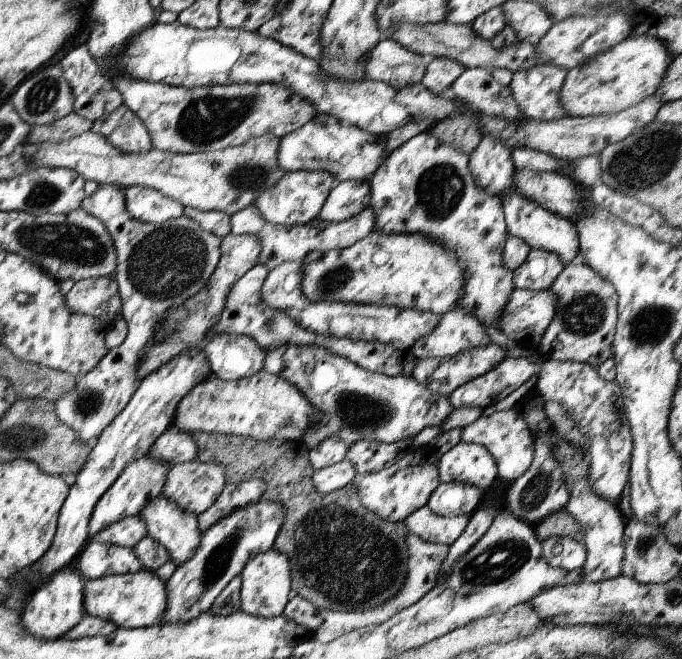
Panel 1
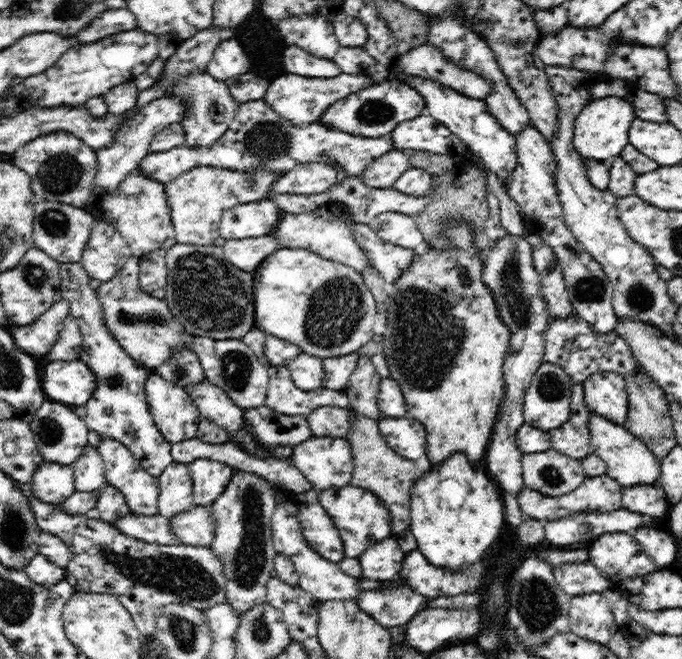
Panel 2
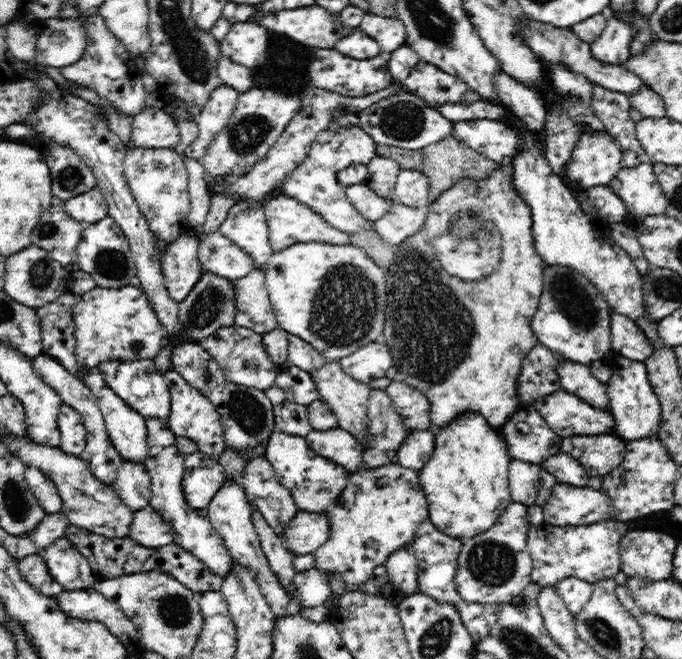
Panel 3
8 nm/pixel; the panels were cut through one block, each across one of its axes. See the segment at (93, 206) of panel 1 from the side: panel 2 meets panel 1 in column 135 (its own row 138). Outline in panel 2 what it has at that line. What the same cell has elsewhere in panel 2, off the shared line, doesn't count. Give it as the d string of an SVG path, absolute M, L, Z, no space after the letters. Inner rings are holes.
M264 100L239 103L236 109L237 114L230 123L229 130L221 136L217 144L206 149L188 149L183 145L167 152L149 152L138 164L140 175L148 181L165 185L180 174L202 166L246 174L266 171L274 175L284 175L296 166L318 163L328 165L334 171L344 171L347 178L359 178L376 158L394 150L390 143L390 134L367 138L326 129L320 123L296 126L281 117Z

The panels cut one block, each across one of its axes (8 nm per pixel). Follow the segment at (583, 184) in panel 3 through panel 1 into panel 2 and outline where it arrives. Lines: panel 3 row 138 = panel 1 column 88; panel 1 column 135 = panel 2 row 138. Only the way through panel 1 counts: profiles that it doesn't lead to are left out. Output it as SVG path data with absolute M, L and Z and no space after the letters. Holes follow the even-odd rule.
M625 97L592 99L574 118L572 145L584 160L592 158L604 162L610 156L619 156L622 148L629 144L628 134L634 119L634 107Z

